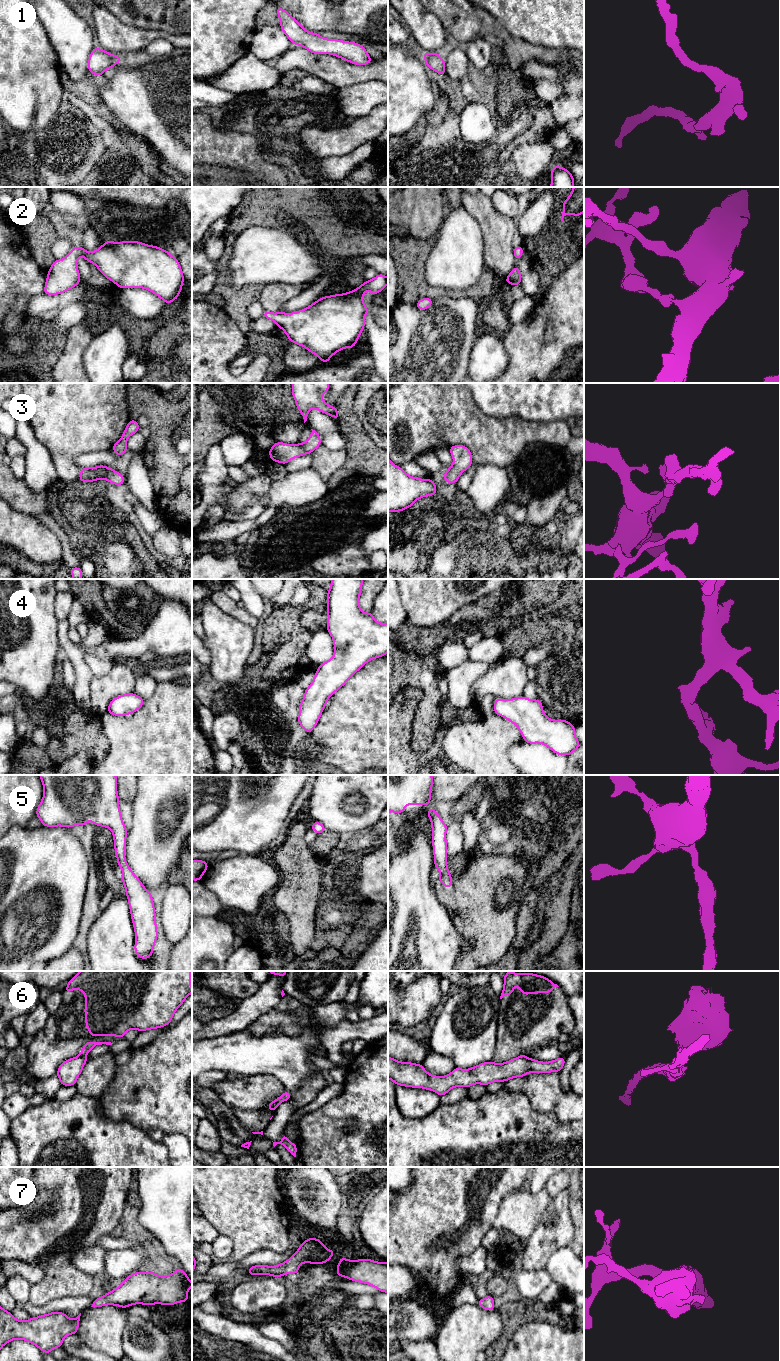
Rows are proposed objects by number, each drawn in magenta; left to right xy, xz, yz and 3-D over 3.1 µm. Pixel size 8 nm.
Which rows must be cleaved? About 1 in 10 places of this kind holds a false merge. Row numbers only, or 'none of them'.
6

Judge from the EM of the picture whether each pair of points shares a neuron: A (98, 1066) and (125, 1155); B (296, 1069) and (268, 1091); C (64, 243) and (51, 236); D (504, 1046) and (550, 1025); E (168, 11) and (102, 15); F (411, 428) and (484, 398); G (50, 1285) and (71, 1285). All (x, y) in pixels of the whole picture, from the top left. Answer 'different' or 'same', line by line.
A: different
B: different
C: different
D: same
E: different
F: different
G: same

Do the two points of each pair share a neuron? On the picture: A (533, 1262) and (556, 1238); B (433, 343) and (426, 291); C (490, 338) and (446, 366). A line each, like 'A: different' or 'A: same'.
A: same
B: different
C: different

